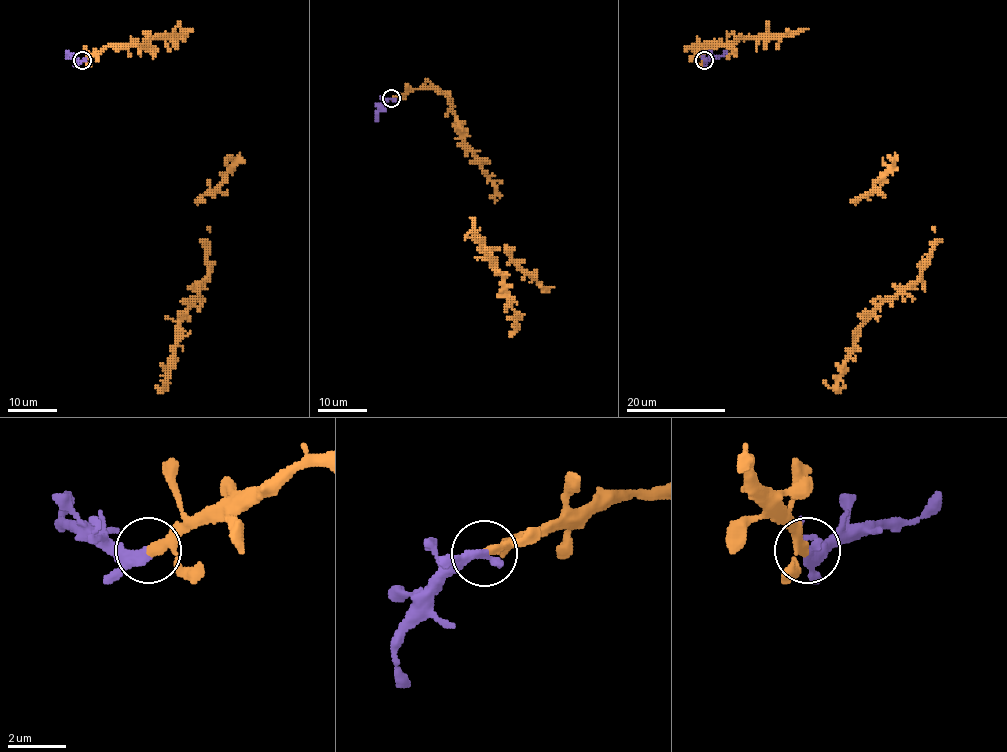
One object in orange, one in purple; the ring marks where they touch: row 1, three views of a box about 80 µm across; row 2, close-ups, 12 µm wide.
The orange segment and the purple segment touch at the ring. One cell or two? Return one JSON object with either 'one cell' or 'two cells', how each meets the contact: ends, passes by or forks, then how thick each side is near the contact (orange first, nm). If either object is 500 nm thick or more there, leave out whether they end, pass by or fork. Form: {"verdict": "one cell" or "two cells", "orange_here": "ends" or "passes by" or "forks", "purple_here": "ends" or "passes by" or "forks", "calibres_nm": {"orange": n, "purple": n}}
{"verdict": "one cell", "orange_here": "passes by", "purple_here": "passes by", "calibres_nm": {"orange": 220, "purple": 280}}

